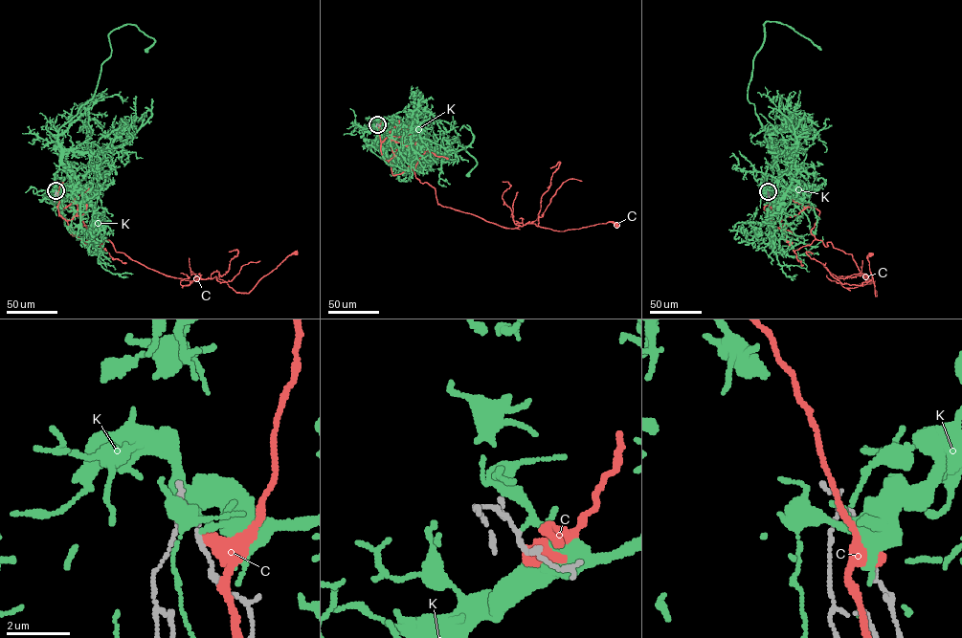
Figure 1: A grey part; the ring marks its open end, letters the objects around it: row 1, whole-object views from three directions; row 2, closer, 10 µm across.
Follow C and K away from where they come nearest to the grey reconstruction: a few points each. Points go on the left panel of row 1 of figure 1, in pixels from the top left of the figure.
C: (56, 192), (58, 215), (69, 206), (99, 244), (109, 240), (167, 275), (216, 276), (248, 293), (296, 252)
K: (56, 191), (71, 184), (57, 130), (92, 98), (108, 34), (134, 24), (154, 39), (148, 52)

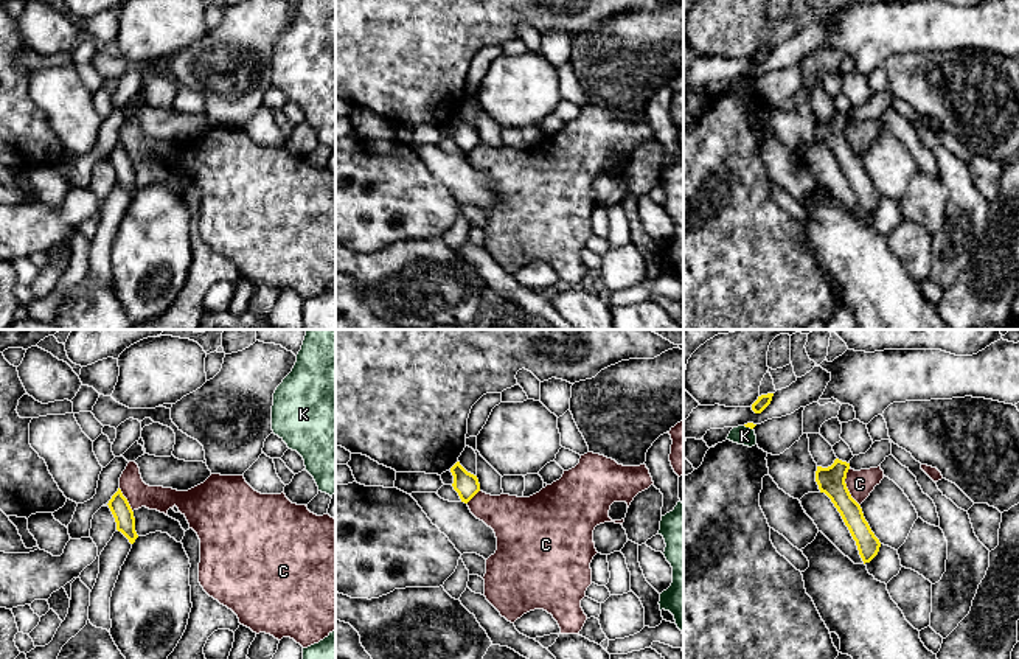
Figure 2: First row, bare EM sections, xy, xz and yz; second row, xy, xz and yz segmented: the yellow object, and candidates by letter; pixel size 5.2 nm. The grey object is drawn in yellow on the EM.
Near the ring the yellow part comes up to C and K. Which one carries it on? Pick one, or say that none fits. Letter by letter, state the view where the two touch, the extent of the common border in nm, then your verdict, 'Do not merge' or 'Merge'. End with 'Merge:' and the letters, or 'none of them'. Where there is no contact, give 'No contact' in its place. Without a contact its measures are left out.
C: Touches yellow in yz. Shared border 200 nm. Do not merge
K: Touches yellow in yz. Shared border 50 nm. Do not merge
Merge: none of them

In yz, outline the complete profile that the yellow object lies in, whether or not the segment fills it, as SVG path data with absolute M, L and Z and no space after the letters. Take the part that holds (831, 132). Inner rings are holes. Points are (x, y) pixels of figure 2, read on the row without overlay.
M836 110L828 120L817 118L816 134L820 145L825 145L840 165L865 216L878 207L881 194L865 173L861 157L847 140L845 131L848 121L850 115Z

